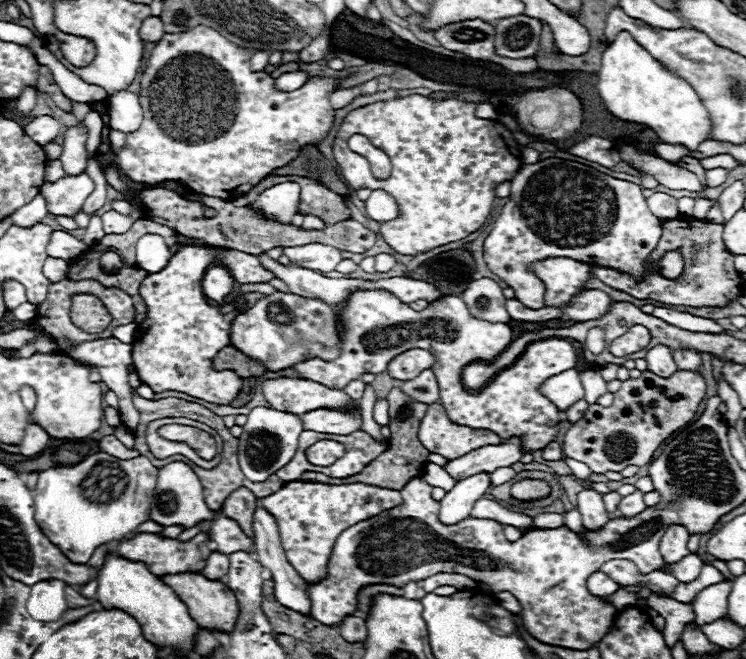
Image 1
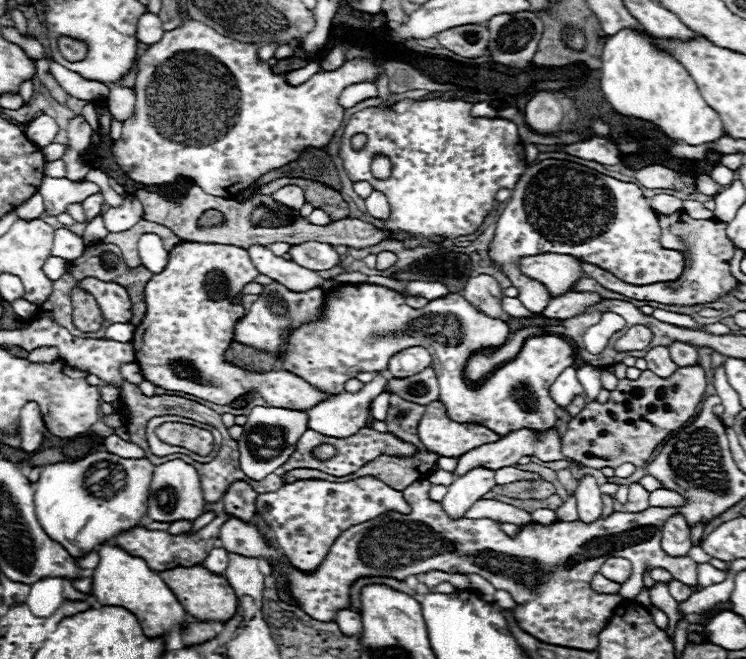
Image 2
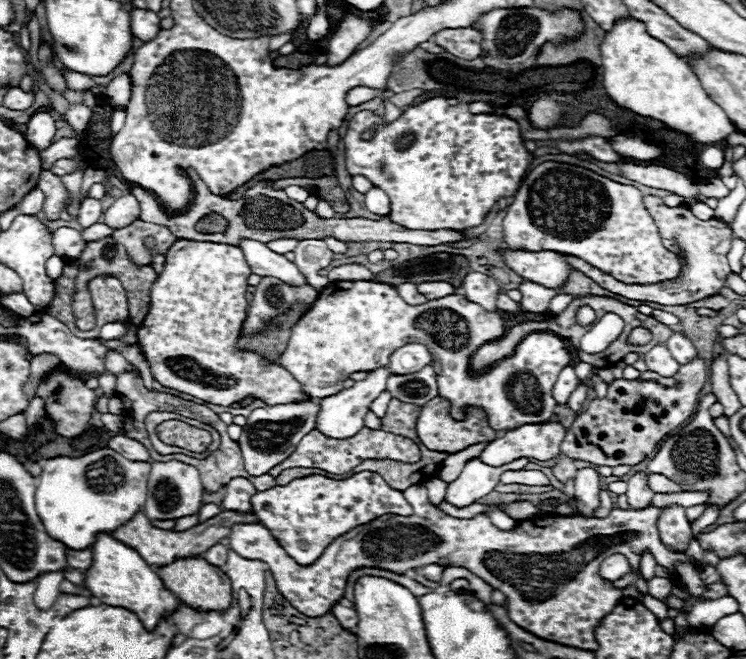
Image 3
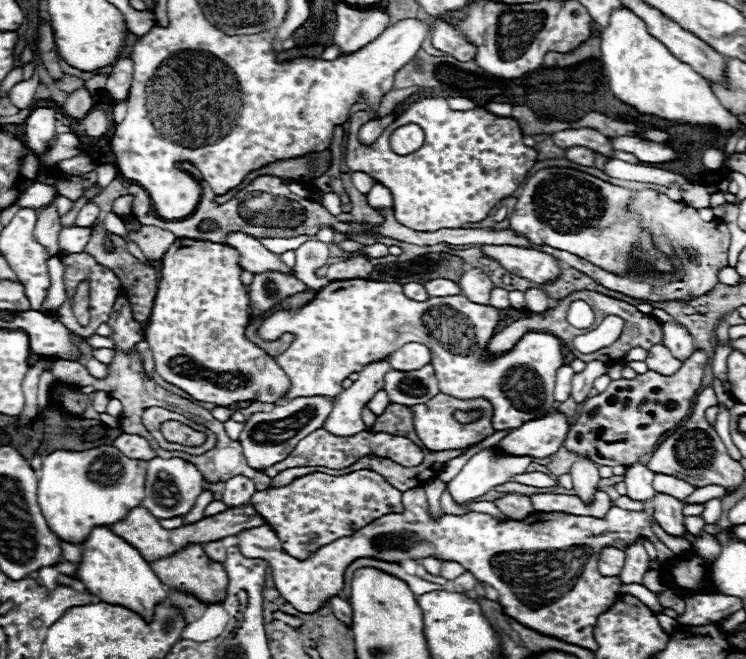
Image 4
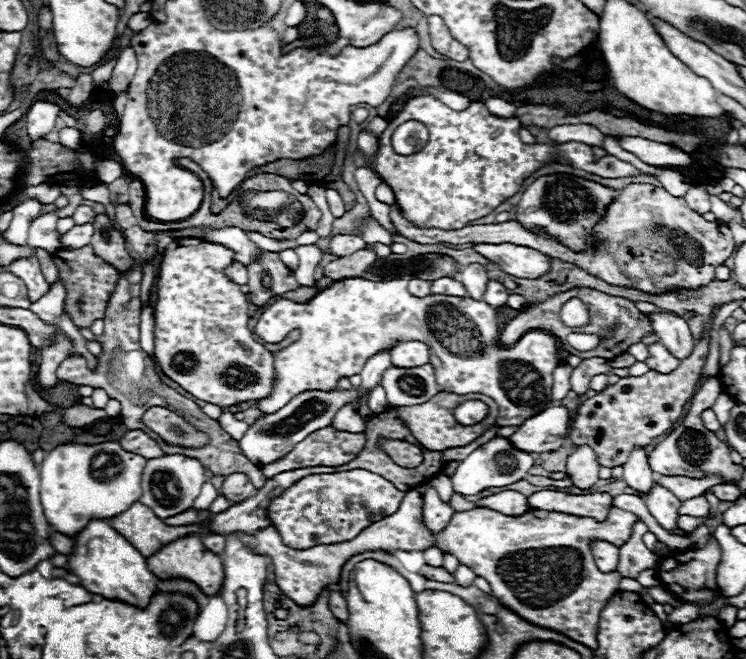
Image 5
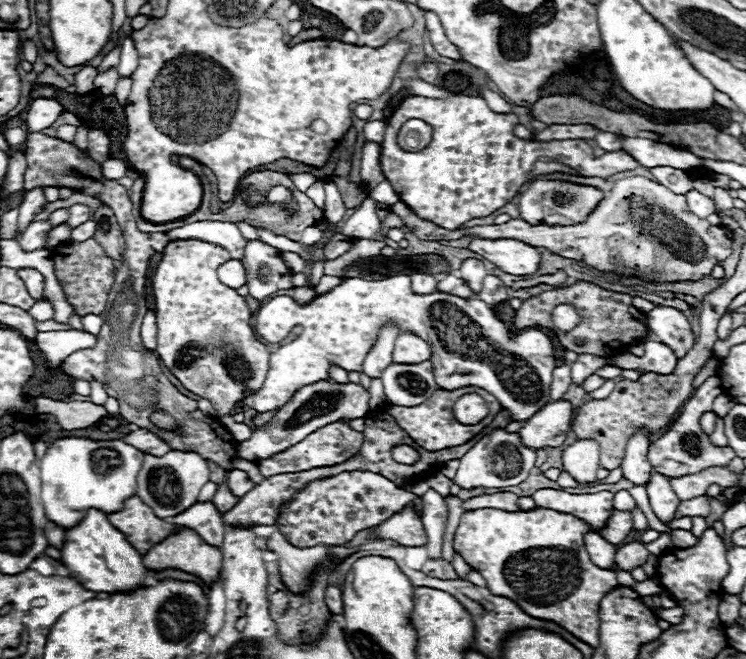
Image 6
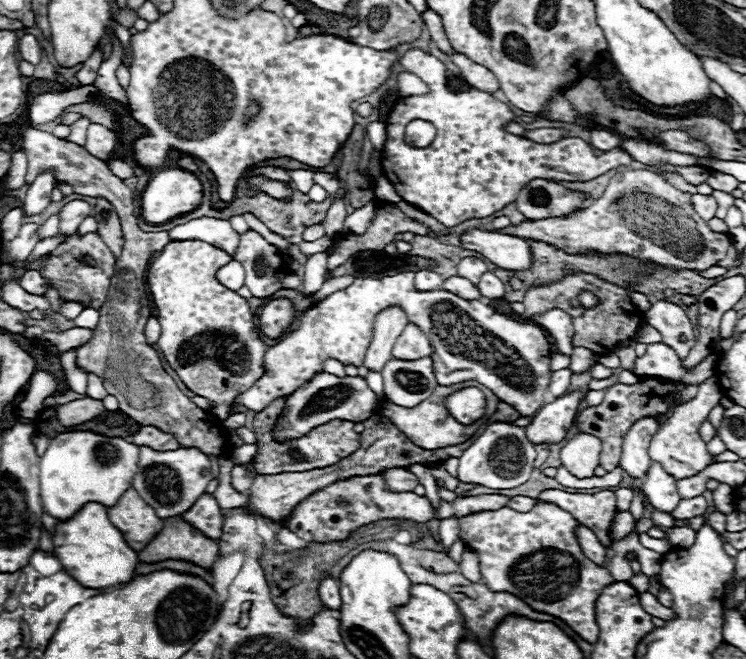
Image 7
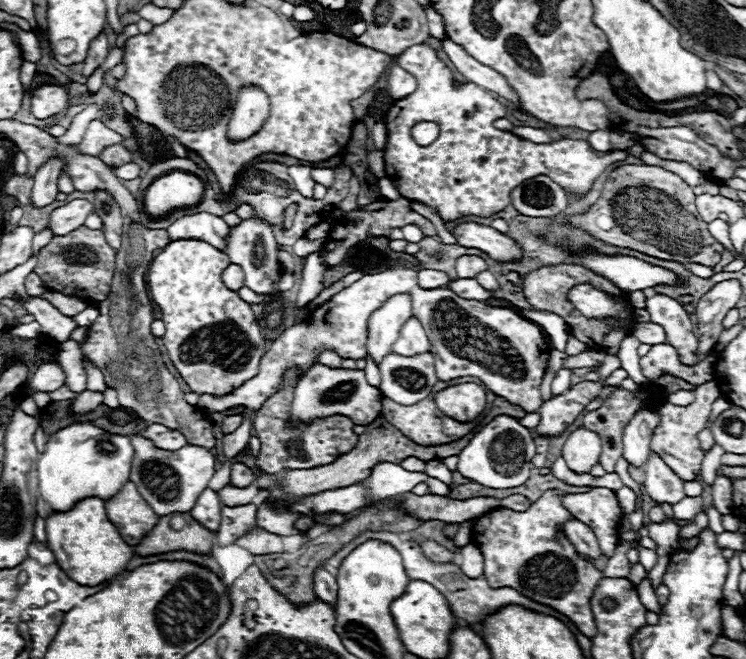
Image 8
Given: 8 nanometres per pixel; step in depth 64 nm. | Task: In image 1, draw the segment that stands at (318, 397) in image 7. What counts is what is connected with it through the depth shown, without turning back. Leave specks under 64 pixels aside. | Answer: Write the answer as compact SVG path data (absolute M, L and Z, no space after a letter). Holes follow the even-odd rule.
M264 406L254 408L248 414L248 422L244 424L244 432L240 436L240 446L238 446L238 462L244 476L252 482L264 482L268 476L284 468L298 450L300 432L302 432L302 420L296 414Z

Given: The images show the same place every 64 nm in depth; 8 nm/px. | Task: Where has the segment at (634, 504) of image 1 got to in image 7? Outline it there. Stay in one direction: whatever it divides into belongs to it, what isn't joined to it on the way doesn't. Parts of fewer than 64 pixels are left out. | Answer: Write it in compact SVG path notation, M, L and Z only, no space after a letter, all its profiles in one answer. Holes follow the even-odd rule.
M652 418L638 420L630 432L624 436L624 450L622 450L622 460L620 468L630 474L632 478L644 478L648 468L650 468L650 456L648 456L648 444L652 436L658 430L658 422Z

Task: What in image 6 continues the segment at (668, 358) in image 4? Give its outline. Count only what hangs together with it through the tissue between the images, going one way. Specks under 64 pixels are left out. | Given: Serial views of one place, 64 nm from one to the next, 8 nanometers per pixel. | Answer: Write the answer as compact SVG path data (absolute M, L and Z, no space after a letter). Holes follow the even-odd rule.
M648 340L644 346L646 346L646 354L642 358L638 358L634 354L620 354L620 356L614 358L614 366L622 368L622 370L634 368L634 370L656 372L656 374L674 372L678 358L674 356L674 352L666 344Z

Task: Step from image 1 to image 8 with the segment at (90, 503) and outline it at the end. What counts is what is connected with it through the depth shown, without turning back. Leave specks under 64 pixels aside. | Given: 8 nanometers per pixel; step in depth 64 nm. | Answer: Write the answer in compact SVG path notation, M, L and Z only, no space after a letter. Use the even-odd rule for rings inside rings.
M74 422L68 428L52 434L48 438L46 450L39 453L36 462L38 492L54 512L68 512L76 502L88 496L110 500L130 480L132 460L134 446L128 436L110 434L90 422Z

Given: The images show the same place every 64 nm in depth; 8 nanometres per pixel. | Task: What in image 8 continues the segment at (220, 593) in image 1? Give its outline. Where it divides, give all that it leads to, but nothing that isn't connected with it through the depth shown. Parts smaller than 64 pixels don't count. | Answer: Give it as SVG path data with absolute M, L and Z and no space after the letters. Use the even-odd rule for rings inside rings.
M182 514L186 520L184 528L174 530L170 526L172 516L162 516L156 524L156 528L138 544L134 546L134 552L138 556L156 556L156 554L166 554L174 550L186 550L194 554L210 554L214 548L214 534L202 528L196 520L192 520L188 514Z

